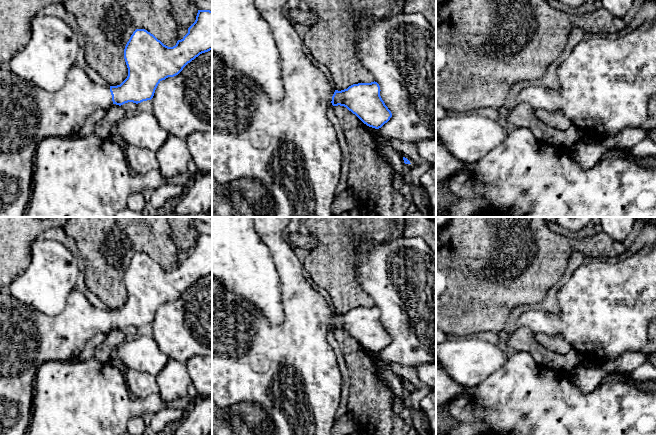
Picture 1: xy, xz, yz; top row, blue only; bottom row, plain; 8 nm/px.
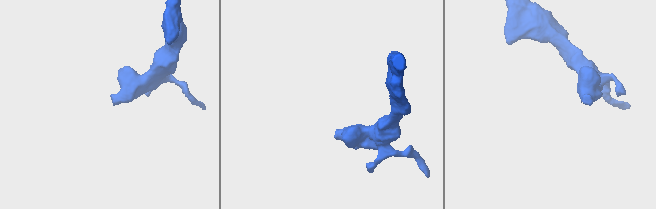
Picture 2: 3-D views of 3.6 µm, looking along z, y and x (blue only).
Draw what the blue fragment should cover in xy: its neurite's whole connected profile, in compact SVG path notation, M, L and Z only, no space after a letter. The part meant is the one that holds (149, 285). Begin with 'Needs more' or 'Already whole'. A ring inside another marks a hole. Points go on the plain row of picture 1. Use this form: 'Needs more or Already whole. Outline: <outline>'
Needs more. Outline: M198 234L196 244L188 252L188 257L173 271L164 269L145 253L136 253L124 273L128 300L117 310L101 310L94 307L81 291L73 289L64 310L55 316L48 316L19 302L6 289L0 290L0 435L26 435L32 417L34 381L42 364L47 361L77 360L91 338L102 336L113 328L121 330L128 326L138 328L151 324L162 304L178 299L188 287L210 274L212 274L212 235Z

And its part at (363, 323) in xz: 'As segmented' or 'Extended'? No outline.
Extended

